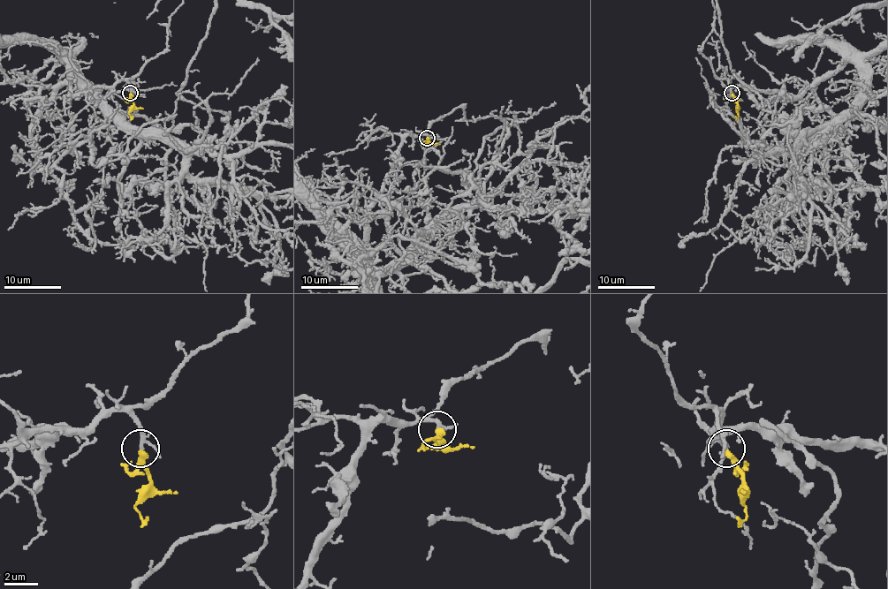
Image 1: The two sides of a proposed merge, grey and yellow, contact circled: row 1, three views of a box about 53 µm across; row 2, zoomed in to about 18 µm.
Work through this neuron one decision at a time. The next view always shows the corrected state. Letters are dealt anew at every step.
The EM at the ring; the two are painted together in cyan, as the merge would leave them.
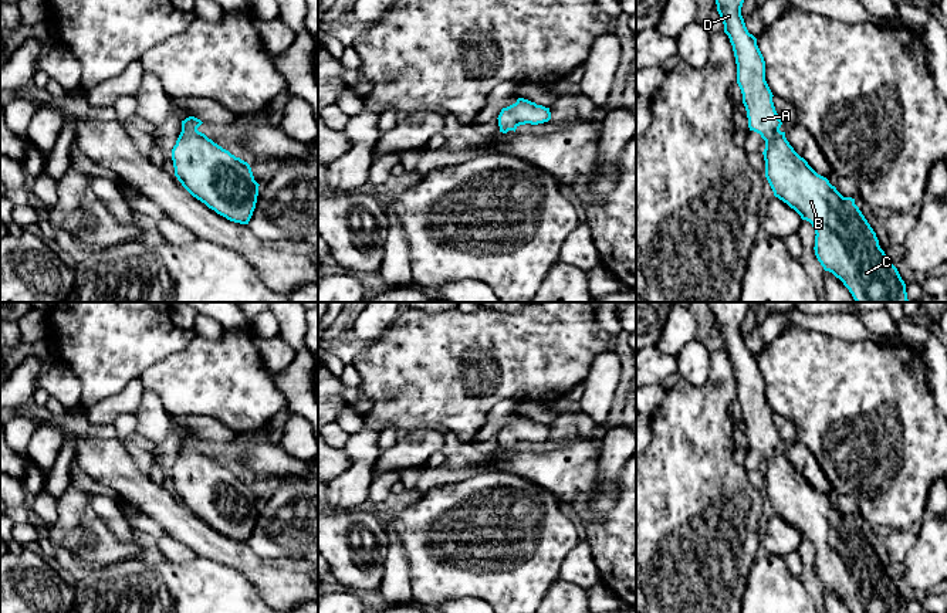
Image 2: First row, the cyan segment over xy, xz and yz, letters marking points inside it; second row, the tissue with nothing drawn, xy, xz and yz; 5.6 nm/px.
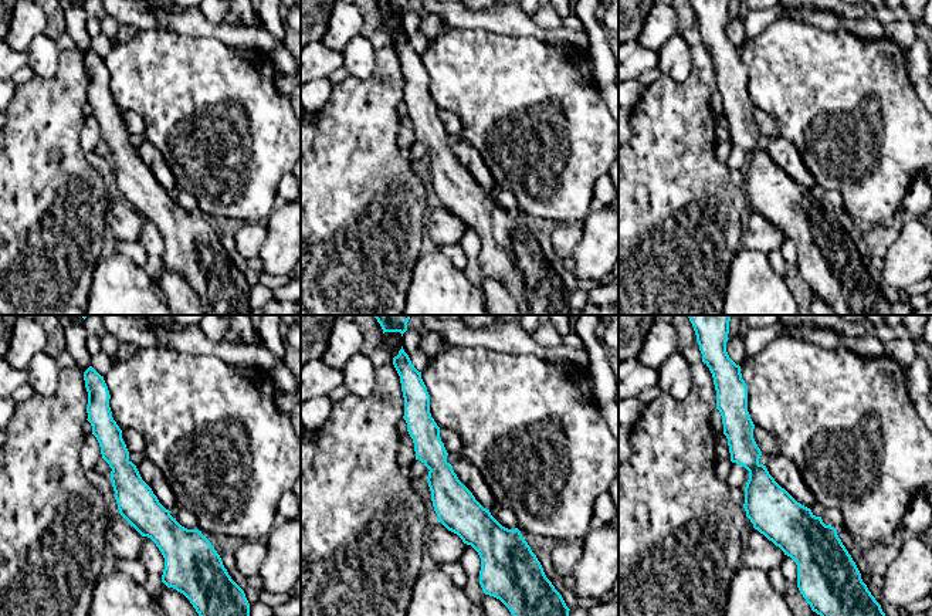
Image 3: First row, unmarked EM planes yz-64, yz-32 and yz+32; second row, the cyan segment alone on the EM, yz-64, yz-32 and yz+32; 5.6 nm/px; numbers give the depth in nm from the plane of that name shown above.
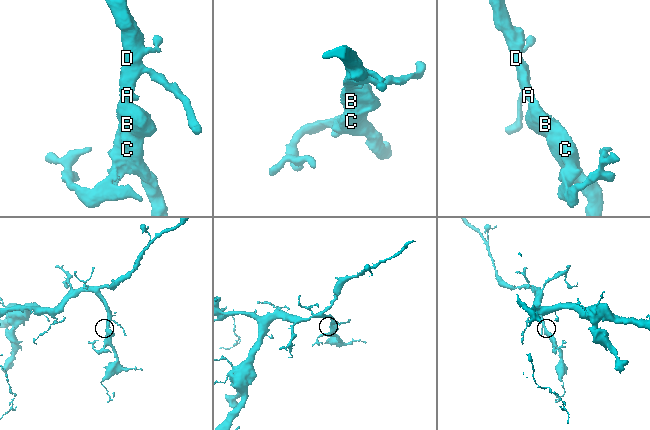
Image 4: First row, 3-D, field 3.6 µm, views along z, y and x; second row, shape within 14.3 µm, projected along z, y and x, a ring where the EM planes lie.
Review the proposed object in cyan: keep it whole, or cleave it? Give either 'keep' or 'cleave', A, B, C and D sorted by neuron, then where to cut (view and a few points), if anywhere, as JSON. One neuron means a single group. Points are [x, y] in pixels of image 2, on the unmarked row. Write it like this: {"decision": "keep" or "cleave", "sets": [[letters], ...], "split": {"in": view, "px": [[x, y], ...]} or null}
{"decision": "keep", "sets": [["A", "B", "C", "D"]], "split": null}

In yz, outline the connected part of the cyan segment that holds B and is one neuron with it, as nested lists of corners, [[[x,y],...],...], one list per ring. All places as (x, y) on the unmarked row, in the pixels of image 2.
[[[707,302],[714,314],[717,329],[724,342],[724,350],[728,353],[733,363],[735,382],[737,382],[737,402],[743,412],[743,421],[747,429],[748,446],[761,453],[765,458],[765,467],[762,470],[765,478],[765,495],[774,509],[774,514],[794,526],[802,538],[812,542],[815,548],[815,573],[825,589],[832,590],[839,596],[852,613],[907,613],[906,602],[902,597],[897,586],[886,575],[885,569],[879,563],[876,551],[855,522],[855,517],[843,515],[829,498],[818,492],[808,480],[801,475],[785,455],[785,450],[779,446],[782,438],[779,437],[774,420],[772,410],[765,399],[765,379],[757,363],[757,356],[748,350],[744,336],[741,333],[741,325],[748,311],[750,302]]]

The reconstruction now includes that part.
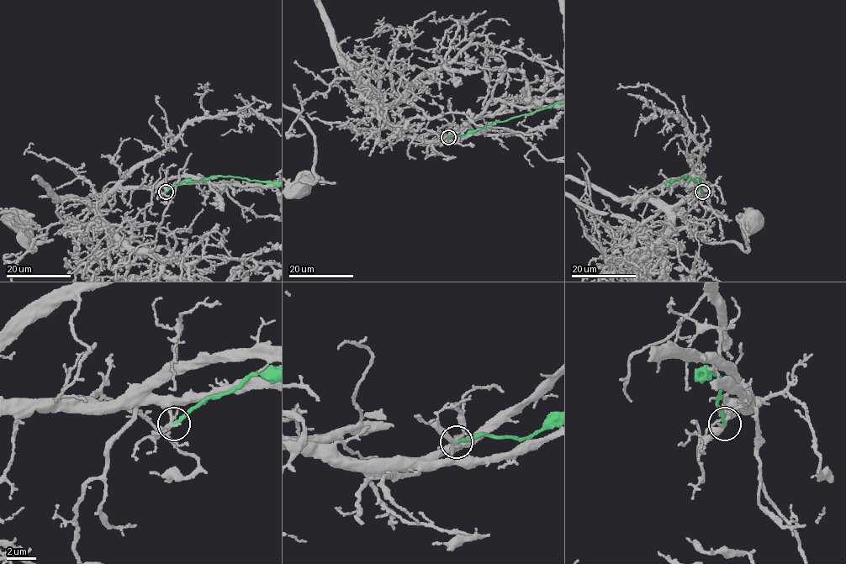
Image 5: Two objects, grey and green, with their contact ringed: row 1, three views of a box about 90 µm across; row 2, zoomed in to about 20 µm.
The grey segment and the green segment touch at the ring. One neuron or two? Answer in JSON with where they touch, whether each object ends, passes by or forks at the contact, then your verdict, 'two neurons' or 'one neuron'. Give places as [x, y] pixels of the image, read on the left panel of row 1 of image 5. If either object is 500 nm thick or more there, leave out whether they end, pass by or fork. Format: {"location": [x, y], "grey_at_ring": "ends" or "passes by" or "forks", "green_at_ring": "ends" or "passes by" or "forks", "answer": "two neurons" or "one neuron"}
{"location": [166, 192], "grey_at_ring": "passes by", "green_at_ring": "ends", "answer": "two neurons"}

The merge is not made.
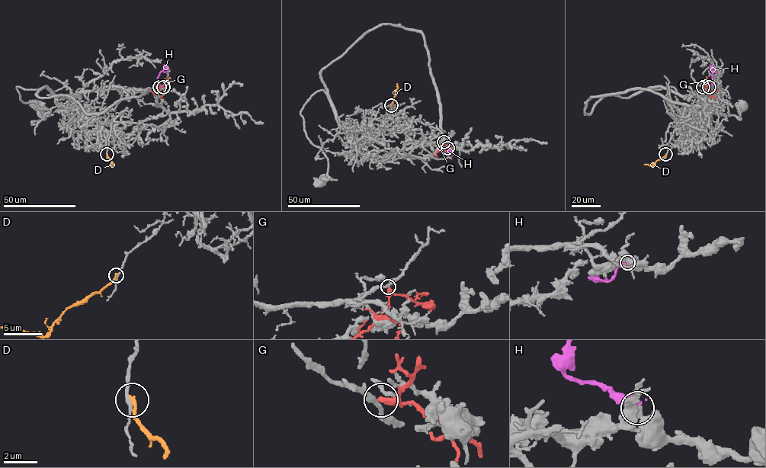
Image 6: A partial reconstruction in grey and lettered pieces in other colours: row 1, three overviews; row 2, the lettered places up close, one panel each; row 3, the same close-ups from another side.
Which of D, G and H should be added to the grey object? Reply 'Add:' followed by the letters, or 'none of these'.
Add: none of these

